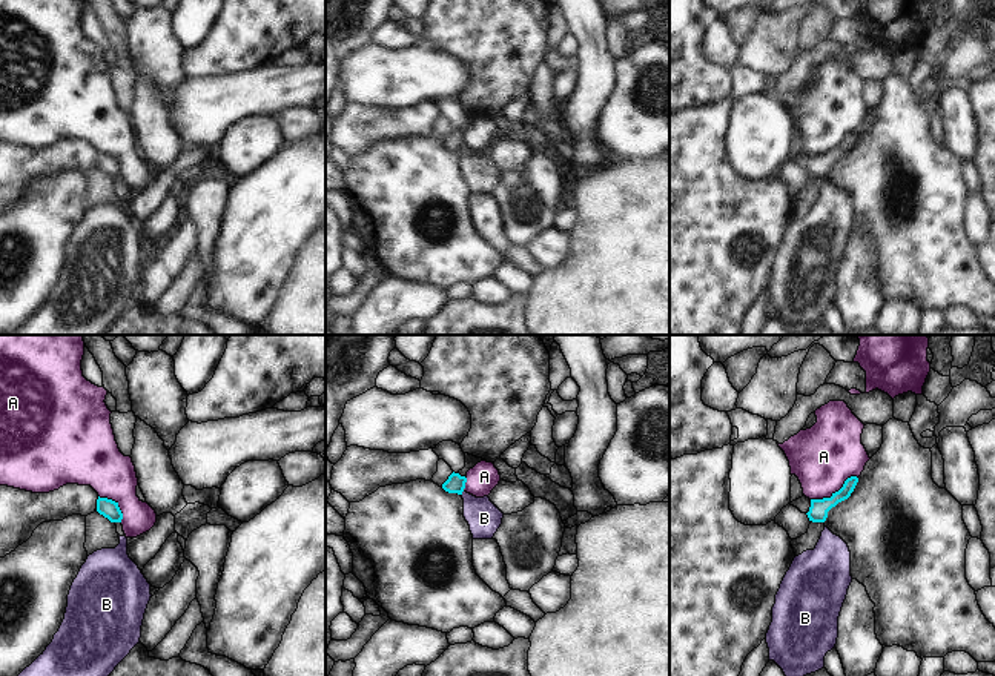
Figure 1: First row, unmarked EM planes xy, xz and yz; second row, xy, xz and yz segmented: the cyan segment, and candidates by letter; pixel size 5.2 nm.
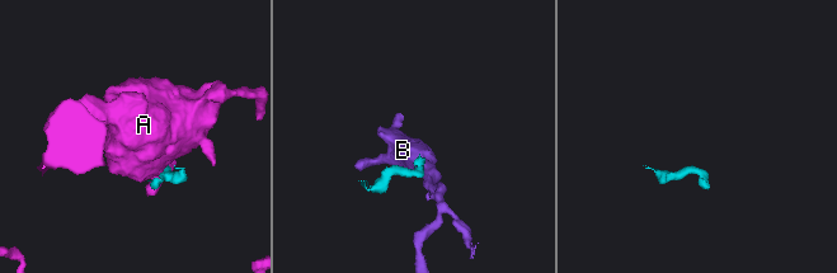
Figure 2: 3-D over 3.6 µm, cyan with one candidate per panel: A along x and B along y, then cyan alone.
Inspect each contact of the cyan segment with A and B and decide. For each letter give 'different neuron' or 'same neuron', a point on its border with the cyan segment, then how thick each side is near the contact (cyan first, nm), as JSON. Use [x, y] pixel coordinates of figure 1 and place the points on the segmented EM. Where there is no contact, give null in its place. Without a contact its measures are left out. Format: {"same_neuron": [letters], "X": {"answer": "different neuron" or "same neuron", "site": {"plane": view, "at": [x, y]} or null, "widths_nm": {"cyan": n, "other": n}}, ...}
{"same_neuron": [], "A": {"answer": "different neuron", "site": {"plane": "yz", "at": [836, 492]}, "widths_nm": {"cyan": 100, "other": 340}}, "B": {"answer": "different neuron", "site": {"plane": "xz", "at": [461, 493]}, "widths_nm": {"cyan": 100, "other": 180}}}

